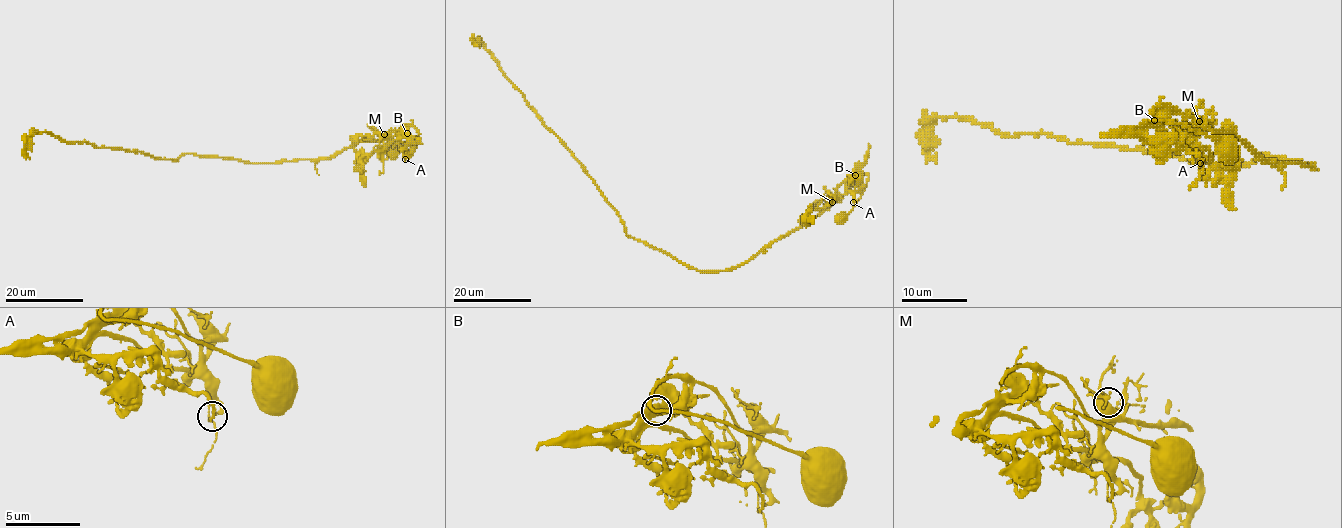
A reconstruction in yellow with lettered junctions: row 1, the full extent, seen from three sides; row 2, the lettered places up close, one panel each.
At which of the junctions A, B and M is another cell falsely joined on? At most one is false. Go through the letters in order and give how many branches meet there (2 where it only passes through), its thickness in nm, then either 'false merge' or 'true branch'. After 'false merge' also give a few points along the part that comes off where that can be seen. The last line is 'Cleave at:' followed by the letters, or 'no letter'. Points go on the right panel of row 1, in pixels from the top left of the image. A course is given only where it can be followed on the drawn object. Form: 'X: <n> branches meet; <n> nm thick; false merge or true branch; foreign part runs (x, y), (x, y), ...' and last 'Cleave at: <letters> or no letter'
A: 1 branches meet; 200 nm thick; true branch
B: 3 branches meet; 440 nm thick; false merge; foreign part runs (1154, 119), (1152, 124), (1176, 139), (1207, 149), (1213, 167), (1230, 179), (1236, 152), (1233, 128), (1225, 119)
M: 4 branches meet; 480 nm thick; true branch
Cleave at: B

